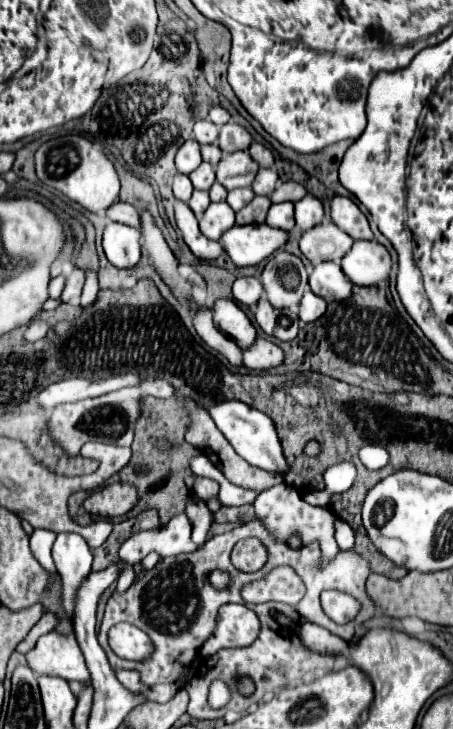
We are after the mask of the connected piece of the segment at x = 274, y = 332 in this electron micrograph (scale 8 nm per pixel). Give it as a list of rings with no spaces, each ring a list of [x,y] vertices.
[[[262,296],[262,300],[256,306],[256,322],[258,326],[268,334],[274,336],[282,342],[294,340],[298,336],[300,330],[300,320],[292,310],[276,310],[268,304],[266,296]]]

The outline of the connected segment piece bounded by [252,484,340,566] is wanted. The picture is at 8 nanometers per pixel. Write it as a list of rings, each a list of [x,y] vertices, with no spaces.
[[[276,484],[276,486],[260,492],[252,506],[254,506],[256,520],[266,526],[266,530],[274,536],[274,540],[280,540],[282,544],[288,544],[288,540],[292,536],[298,536],[302,546],[308,546],[316,540],[320,544],[322,552],[321,566],[325,566],[332,559],[332,556],[336,556],[340,552],[340,548],[334,540],[334,516],[332,516],[332,512],[326,510],[326,508],[310,506],[308,502],[302,500],[302,496],[292,486]]]

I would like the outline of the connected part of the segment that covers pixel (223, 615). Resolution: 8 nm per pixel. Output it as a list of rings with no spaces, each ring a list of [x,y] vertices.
[[[224,604],[218,612],[214,636],[200,648],[200,660],[214,656],[220,648],[250,646],[260,631],[260,621],[253,610],[242,604]]]

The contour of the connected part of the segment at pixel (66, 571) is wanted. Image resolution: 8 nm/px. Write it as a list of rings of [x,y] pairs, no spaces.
[[[58,534],[52,546],[52,558],[66,588],[78,586],[92,570],[92,550],[80,534]]]

